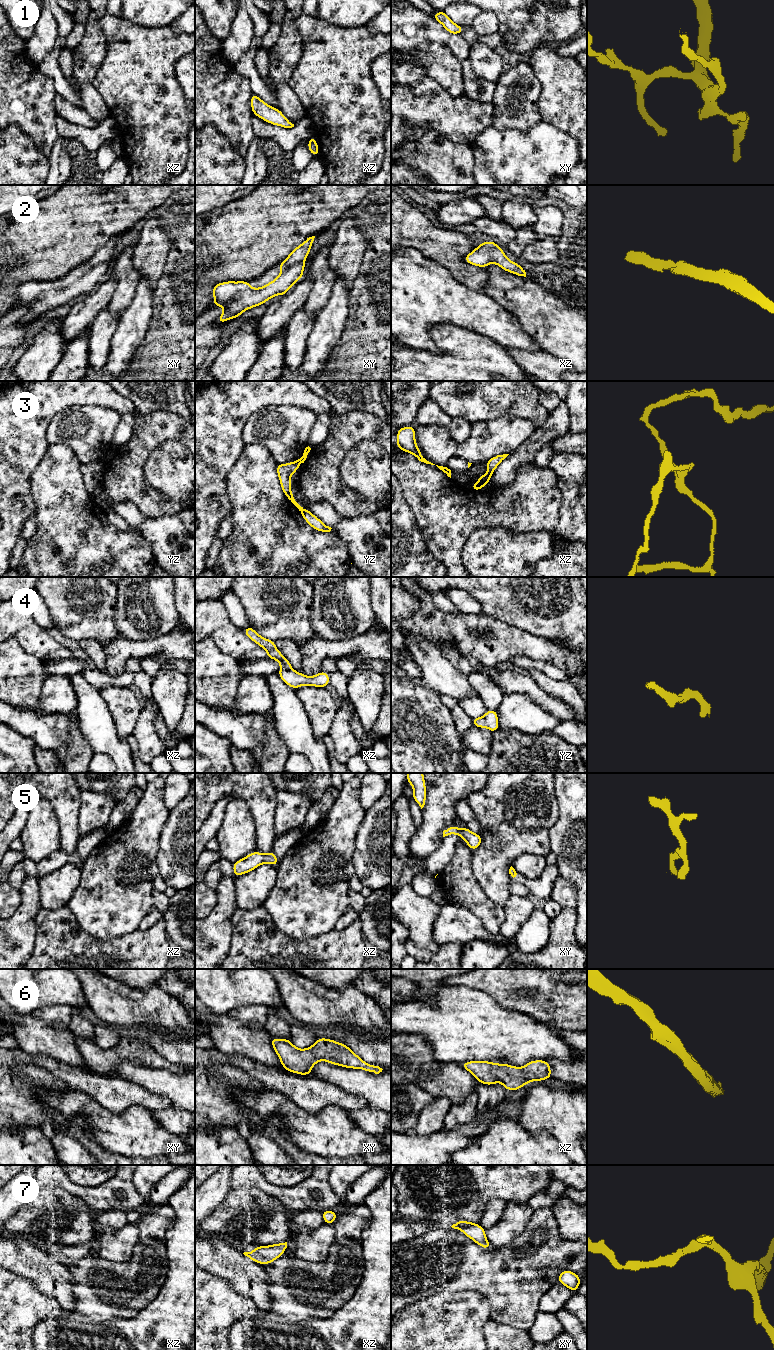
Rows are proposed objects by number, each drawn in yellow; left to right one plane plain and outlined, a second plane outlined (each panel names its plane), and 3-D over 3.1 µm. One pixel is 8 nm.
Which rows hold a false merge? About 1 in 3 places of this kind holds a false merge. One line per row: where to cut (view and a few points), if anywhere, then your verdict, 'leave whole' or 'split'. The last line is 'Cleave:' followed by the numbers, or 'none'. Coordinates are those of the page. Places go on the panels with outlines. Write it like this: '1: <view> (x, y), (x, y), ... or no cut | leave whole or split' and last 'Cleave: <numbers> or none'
1: no cut | leave whole
2: no cut | leave whole
3: xz (477, 482), (483, 485) | split
4: no cut | leave whole
5: no cut | leave whole
6: no cut | leave whole
7: no cut | leave whole
Cleave: 3

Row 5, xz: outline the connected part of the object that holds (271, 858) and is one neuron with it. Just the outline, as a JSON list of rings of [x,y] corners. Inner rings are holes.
[[[273,851],[262,854],[260,852],[252,852],[246,857],[233,863],[233,872],[236,877],[241,876],[242,874],[251,872],[262,864],[271,864],[272,866],[278,865],[279,861],[276,858],[276,855]]]

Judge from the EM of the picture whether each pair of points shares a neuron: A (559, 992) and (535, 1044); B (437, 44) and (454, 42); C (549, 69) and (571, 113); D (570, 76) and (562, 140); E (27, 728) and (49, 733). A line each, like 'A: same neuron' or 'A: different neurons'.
A: different neurons
B: different neurons
C: same neuron
D: different neurons
E: same neuron

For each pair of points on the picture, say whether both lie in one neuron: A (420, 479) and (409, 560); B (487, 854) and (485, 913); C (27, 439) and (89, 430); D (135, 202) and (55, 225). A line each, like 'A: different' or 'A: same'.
A: different
B: different
C: different
D: same

